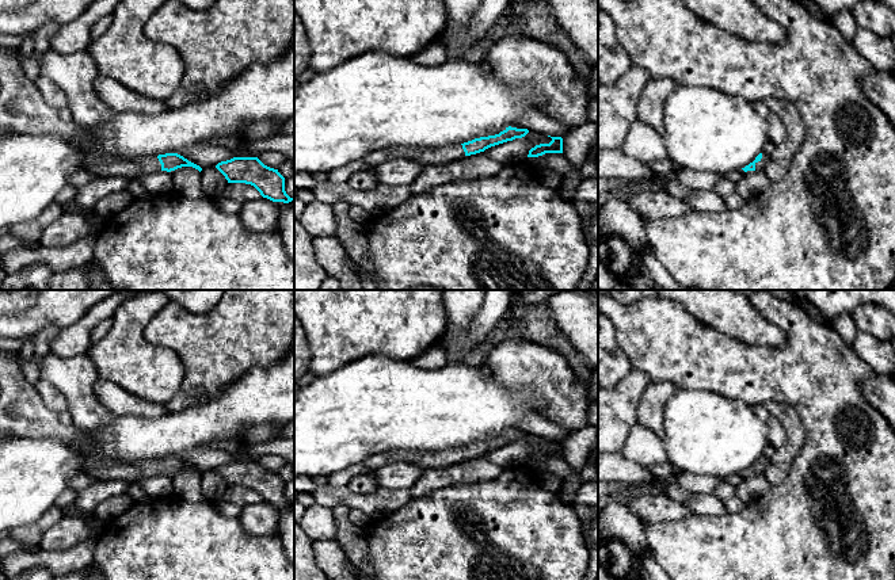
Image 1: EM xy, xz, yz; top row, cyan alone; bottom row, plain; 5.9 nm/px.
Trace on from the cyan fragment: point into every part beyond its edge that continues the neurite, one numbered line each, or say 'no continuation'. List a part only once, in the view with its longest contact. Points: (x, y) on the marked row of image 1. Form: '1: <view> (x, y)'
1: yz (760, 166)

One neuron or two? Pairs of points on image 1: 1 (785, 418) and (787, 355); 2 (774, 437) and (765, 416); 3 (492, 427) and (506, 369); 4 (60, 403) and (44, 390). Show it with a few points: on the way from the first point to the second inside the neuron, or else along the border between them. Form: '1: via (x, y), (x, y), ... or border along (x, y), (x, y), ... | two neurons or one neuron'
1: border along (781, 400), (793, 407), (803, 428) | two neurons
2: via (774, 431), (770, 422) | one neuron
3: border along (492, 371), (501, 381), (511, 386), (533, 388) | two neurons
4: via (56, 401), (48, 393) | one neuron

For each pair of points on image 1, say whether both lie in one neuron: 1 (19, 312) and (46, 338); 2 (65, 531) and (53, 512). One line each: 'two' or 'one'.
1: two
2: two

